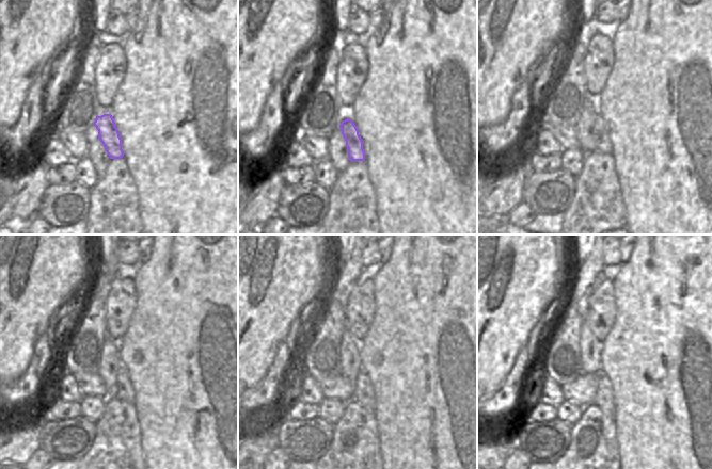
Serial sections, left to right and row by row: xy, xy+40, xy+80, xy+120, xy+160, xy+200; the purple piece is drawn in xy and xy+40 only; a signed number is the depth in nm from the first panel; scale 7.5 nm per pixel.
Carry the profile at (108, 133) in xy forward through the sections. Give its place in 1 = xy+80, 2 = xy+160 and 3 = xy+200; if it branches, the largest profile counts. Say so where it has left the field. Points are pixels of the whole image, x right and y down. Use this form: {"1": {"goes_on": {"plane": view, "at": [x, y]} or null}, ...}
{"1": {"goes_on": {"plane": "xy+80", "at": [600, 131]}}, "2": {"goes_on": {"plane": "xy+160", "at": [363, 393]}}, "3": {"goes_on": {"plane": "xy+200", "at": [603, 399]}}}

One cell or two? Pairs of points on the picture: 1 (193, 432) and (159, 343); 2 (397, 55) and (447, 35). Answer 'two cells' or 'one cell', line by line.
1: one cell
2: one cell

